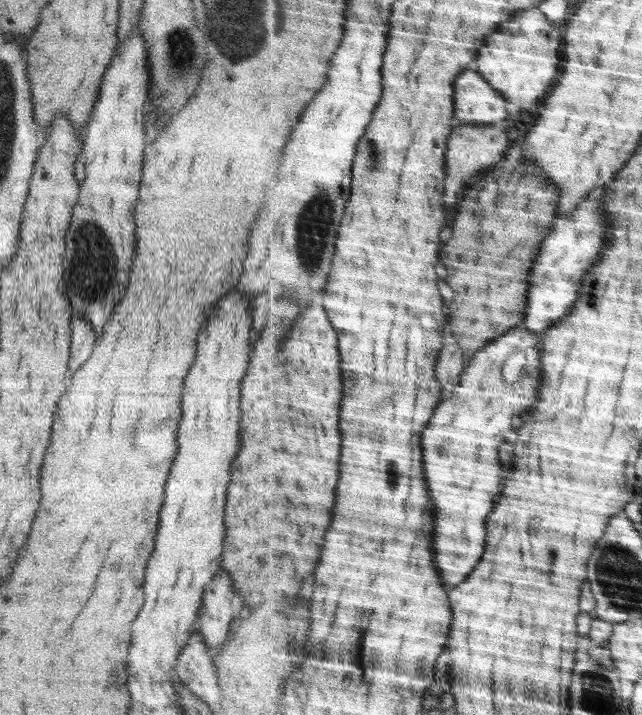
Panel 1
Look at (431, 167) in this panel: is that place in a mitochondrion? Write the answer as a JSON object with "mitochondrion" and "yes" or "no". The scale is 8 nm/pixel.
{"mitochondrion":"no"}

